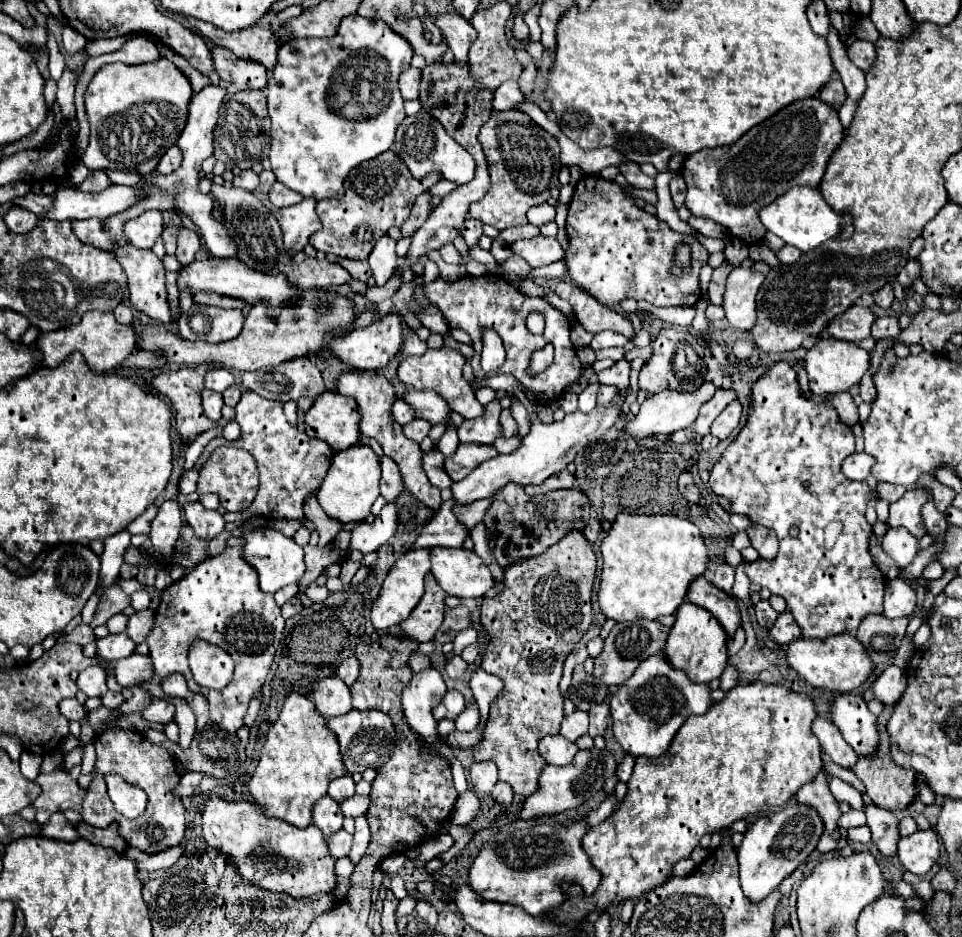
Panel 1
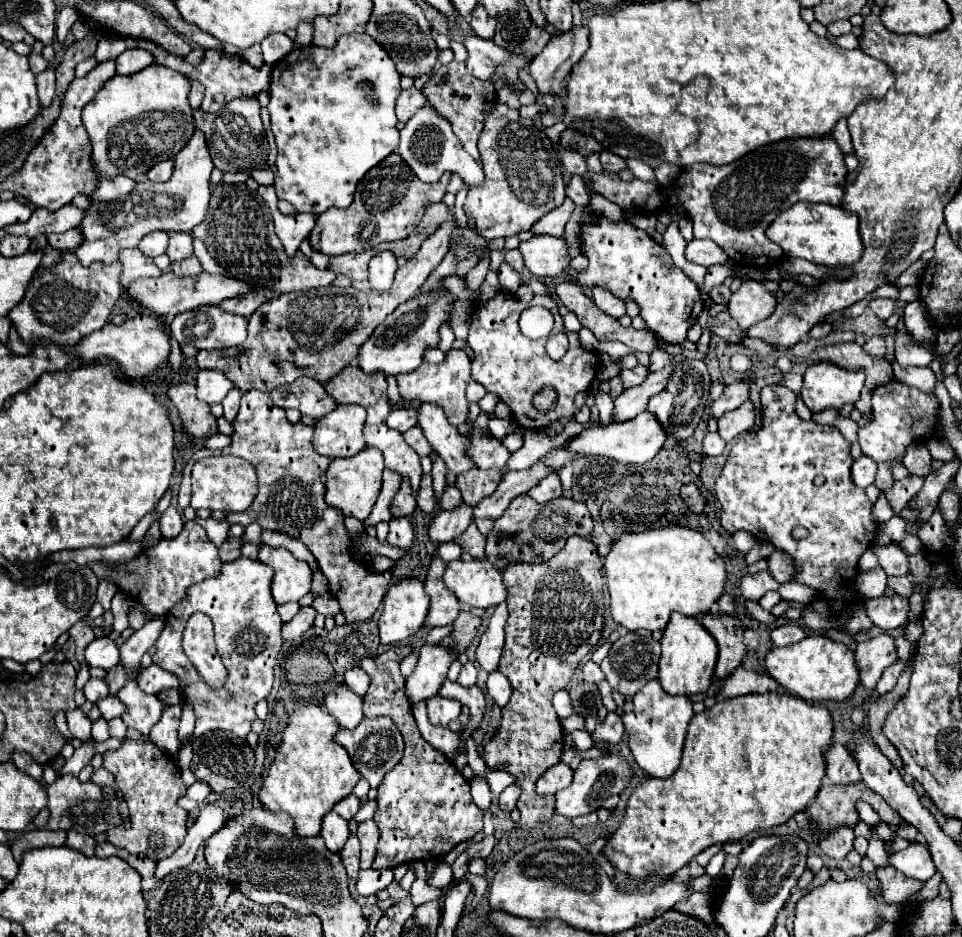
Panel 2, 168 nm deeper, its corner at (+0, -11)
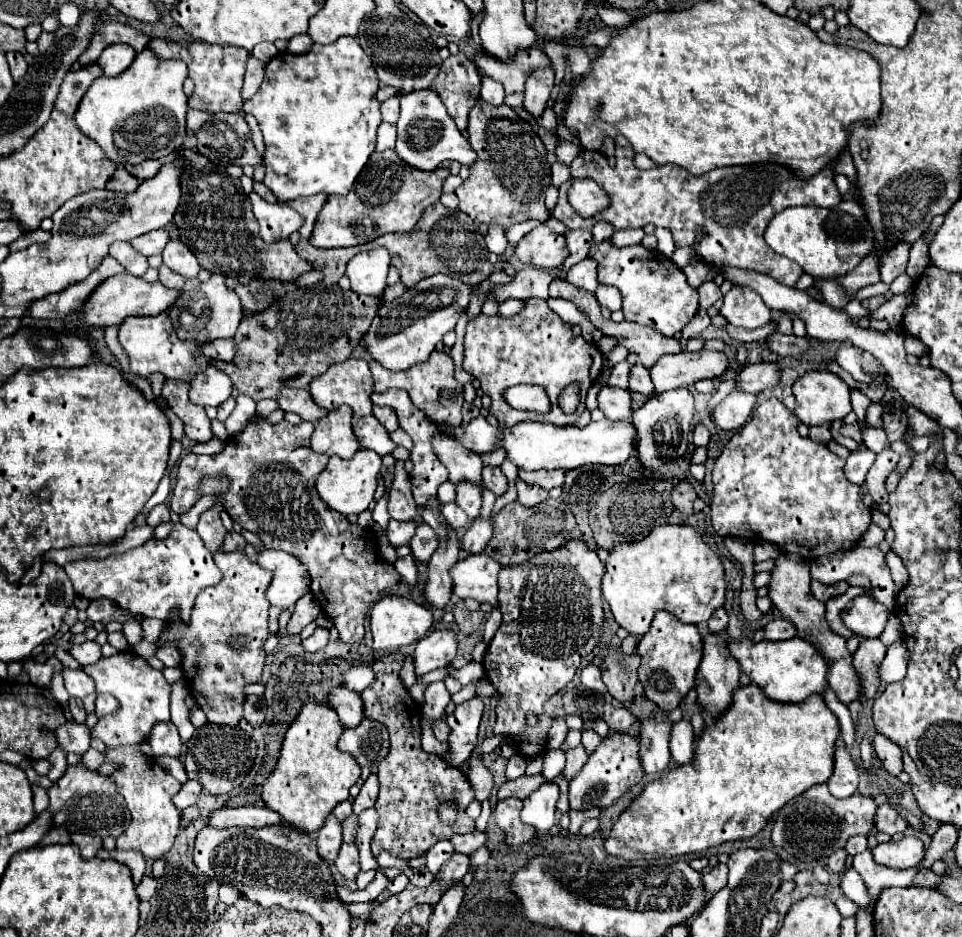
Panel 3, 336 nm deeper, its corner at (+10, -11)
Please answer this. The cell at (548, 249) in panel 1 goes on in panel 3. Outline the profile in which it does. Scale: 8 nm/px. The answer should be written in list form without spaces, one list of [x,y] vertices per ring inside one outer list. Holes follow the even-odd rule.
[[[540,224],[518,242],[516,254],[528,266],[558,270],[562,262],[568,258],[566,238],[562,234],[552,232],[548,226]]]

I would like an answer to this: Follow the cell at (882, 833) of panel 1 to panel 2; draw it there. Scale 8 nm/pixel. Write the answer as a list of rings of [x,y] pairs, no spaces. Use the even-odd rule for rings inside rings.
[[[892,864],[876,868],[876,876],[882,884],[882,896],[884,896],[886,902],[902,902],[910,894],[914,894],[916,890],[922,888],[920,882],[914,882],[912,878],[906,878]]]

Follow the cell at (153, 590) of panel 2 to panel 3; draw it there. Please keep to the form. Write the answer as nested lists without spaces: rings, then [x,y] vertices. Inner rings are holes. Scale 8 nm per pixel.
[[[180,522],[174,524],[172,534],[164,540],[152,538],[150,542],[134,550],[126,550],[124,554],[108,556],[102,560],[86,558],[68,562],[62,568],[66,568],[66,576],[70,578],[78,596],[88,600],[108,598],[110,602],[128,610],[132,616],[162,621],[167,621],[172,610],[178,610],[180,618],[190,622],[190,610],[196,596],[204,588],[214,586],[218,576],[222,578],[222,572],[214,564],[212,552],[206,550],[198,532],[186,528]]]

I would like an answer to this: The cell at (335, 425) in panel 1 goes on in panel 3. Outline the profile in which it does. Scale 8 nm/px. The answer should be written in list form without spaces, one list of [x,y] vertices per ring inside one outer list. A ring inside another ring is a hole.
[[[340,406],[330,410],[316,426],[312,434],[312,450],[328,456],[352,458],[360,444],[352,432],[352,410]]]

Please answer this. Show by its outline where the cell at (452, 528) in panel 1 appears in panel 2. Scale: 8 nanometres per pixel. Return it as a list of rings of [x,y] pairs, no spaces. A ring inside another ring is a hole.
[[[472,522],[464,534],[460,534],[460,538],[454,538],[456,544],[462,546],[464,552],[468,552],[472,558],[484,558],[484,544],[486,544],[486,538],[478,532],[476,524]]]

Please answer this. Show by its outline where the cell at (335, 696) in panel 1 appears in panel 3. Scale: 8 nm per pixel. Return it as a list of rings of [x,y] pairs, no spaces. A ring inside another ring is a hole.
[[[338,686],[330,692],[328,702],[336,710],[336,714],[340,716],[346,728],[360,726],[364,718],[364,706],[362,706],[362,698],[358,692],[348,690],[346,686]]]

